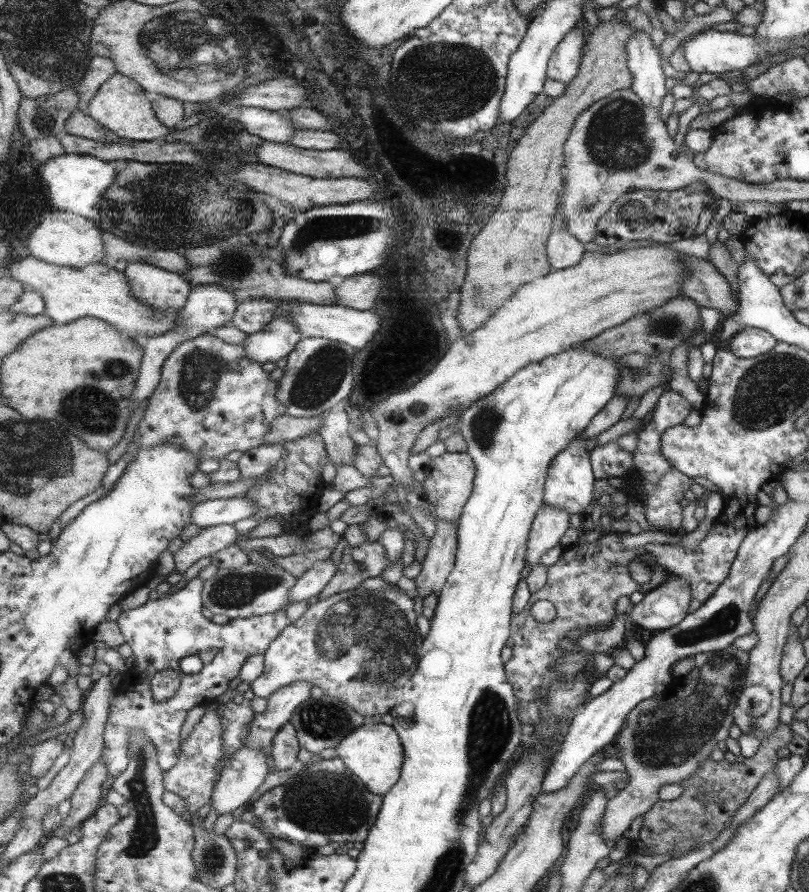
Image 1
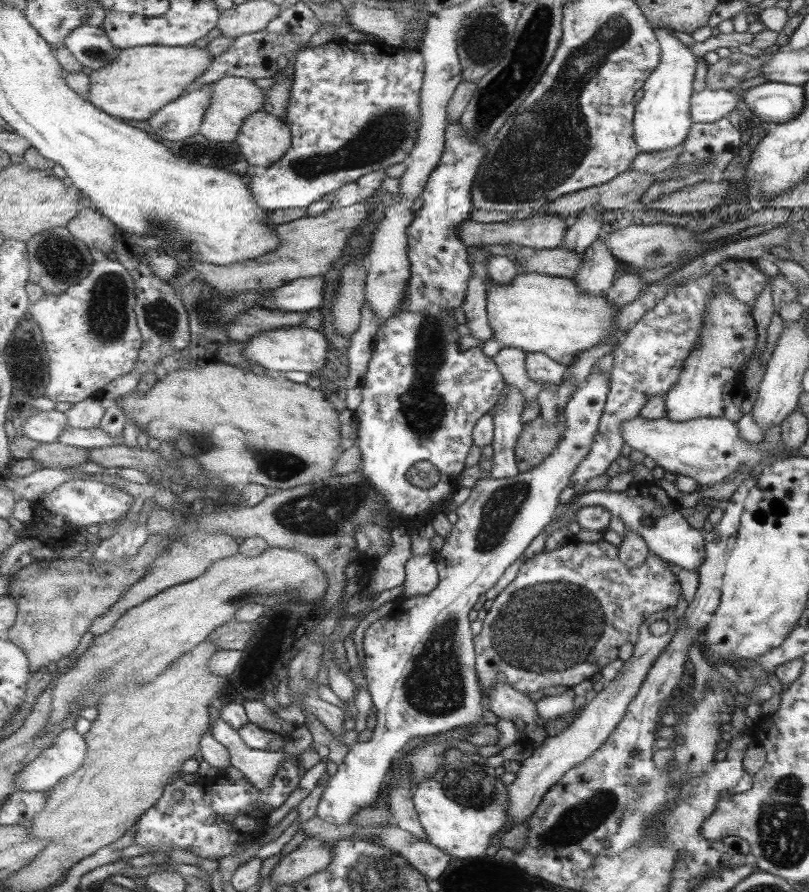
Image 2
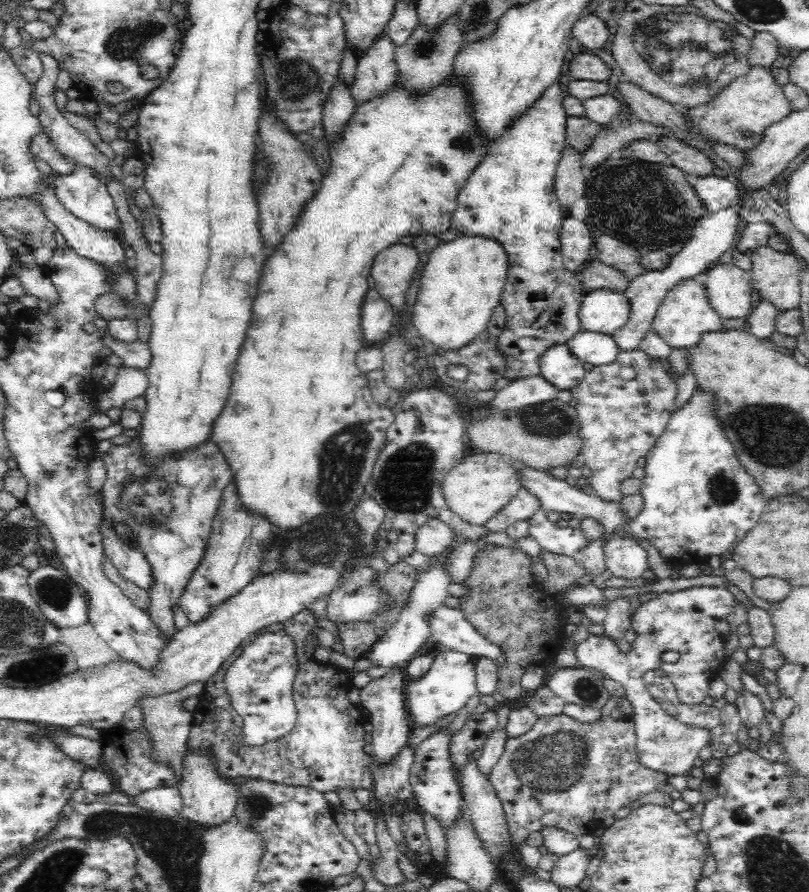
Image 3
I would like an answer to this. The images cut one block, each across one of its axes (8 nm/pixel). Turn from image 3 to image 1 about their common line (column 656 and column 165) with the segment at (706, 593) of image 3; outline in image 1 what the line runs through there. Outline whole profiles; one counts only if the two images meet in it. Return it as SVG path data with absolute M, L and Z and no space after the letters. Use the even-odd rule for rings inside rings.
M196 577L173 594L123 611L118 619L127 643L133 649L136 664L120 685L106 728L107 750L103 758L111 776L119 777L128 771L132 762L129 740L134 732L144 732L144 736L156 746L162 770L172 769L180 757L180 733L188 711L196 706L208 705L222 696L229 689L229 682L240 676L245 662L256 654L266 654L273 640L291 625L285 609L250 618L236 615L231 622L218 624L218 620L206 616L202 587L204 581ZM186 656L202 659L203 667L199 673L187 675L180 669L180 660ZM166 669L178 672L182 684L172 698L159 702L153 699L151 680Z

